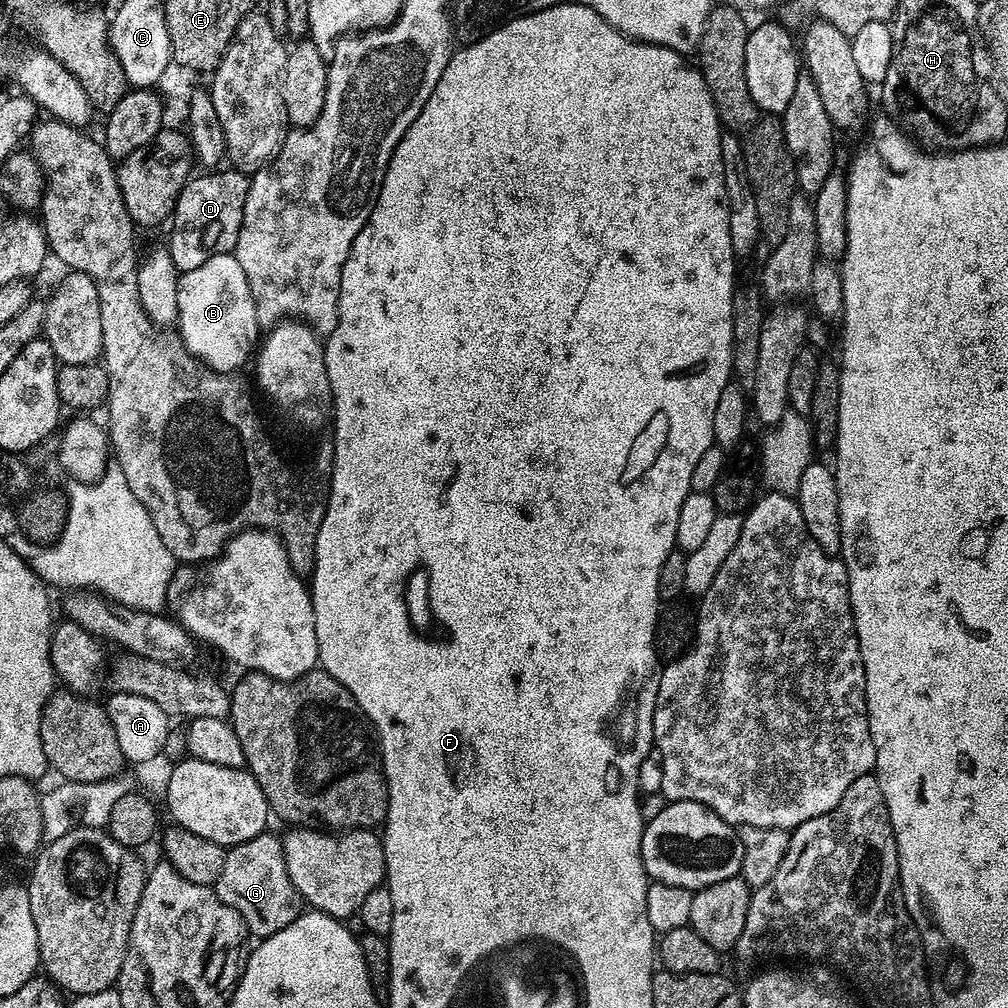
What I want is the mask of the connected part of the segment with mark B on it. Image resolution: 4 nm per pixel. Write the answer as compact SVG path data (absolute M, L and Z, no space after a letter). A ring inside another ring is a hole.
M235 253L215 255L194 270L181 273L177 327L187 350L218 373L237 373L251 359L260 338L257 308L246 274Z

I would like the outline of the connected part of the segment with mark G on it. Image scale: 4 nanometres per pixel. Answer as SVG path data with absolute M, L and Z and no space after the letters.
M266 830L255 836L250 842L236 844L227 849L224 854L222 874L216 880L214 889L218 898L233 907L245 920L251 935L256 938L273 936L278 930L290 926L302 915L302 897L300 891L294 886L290 874L286 870L286 858L284 857L284 842L279 835L275 836L272 830Z

